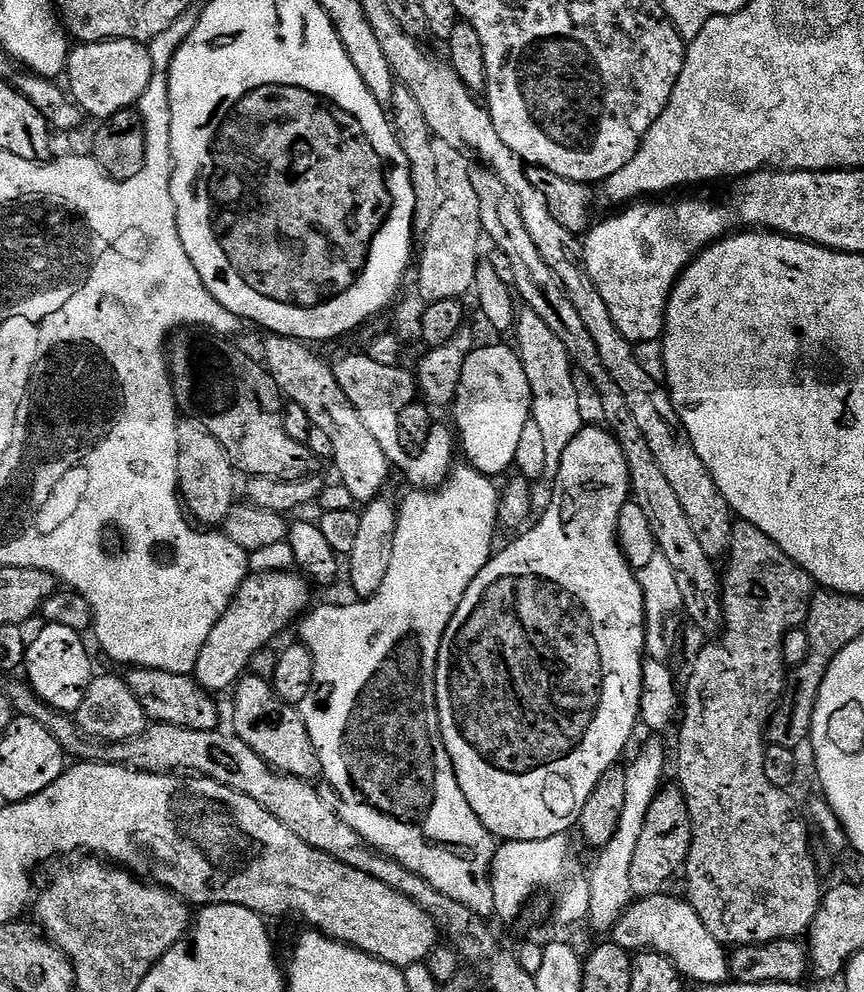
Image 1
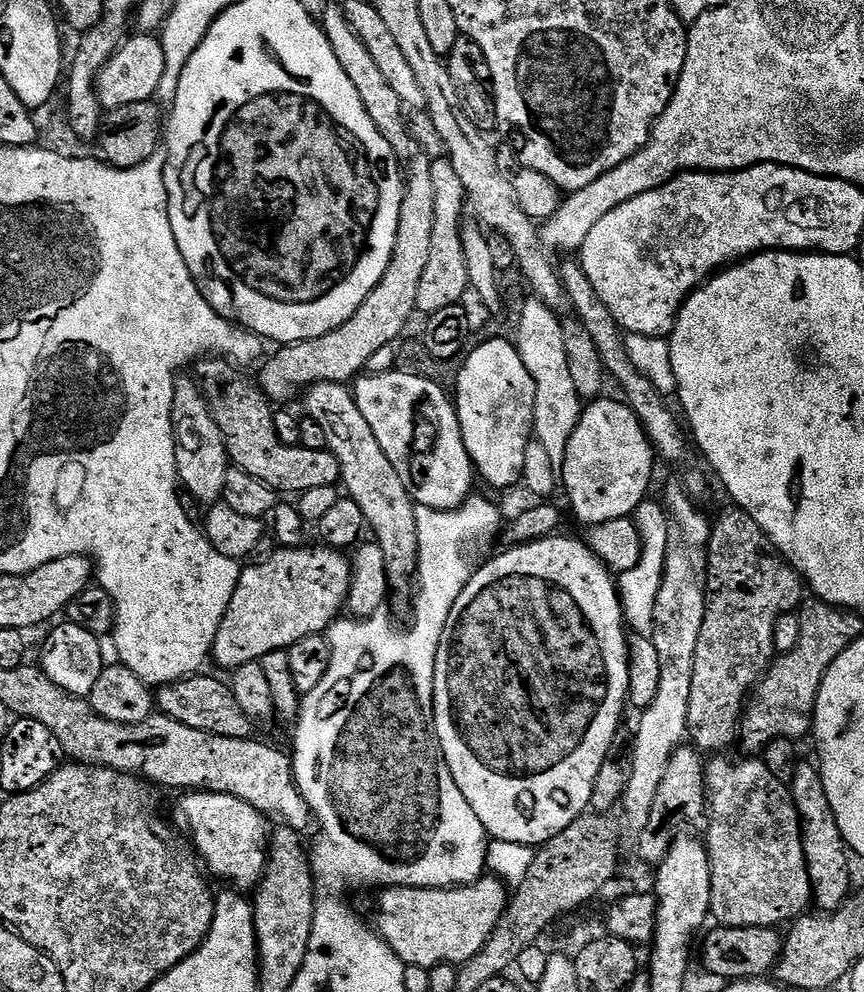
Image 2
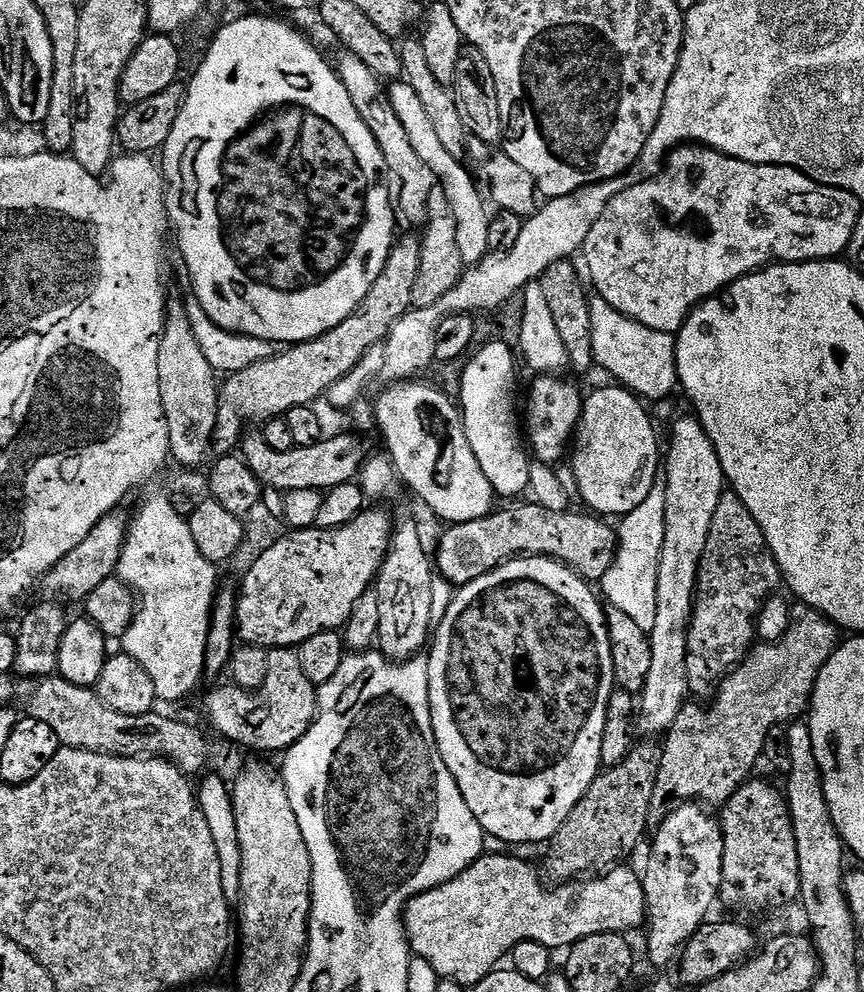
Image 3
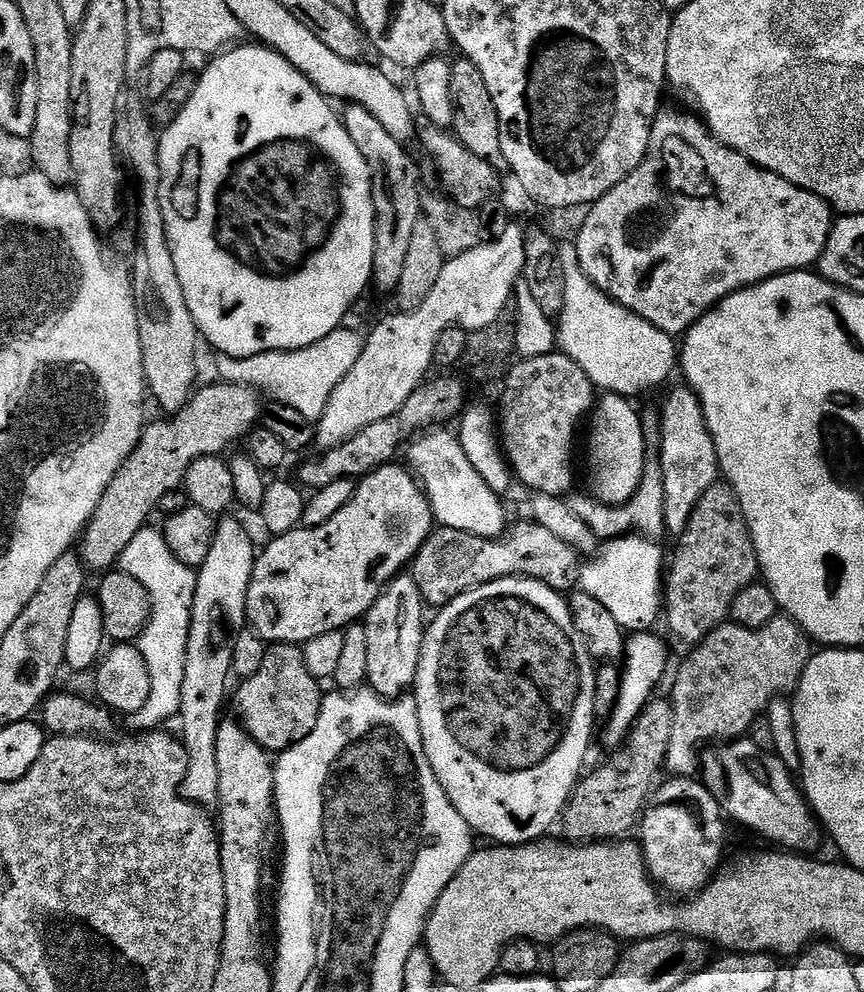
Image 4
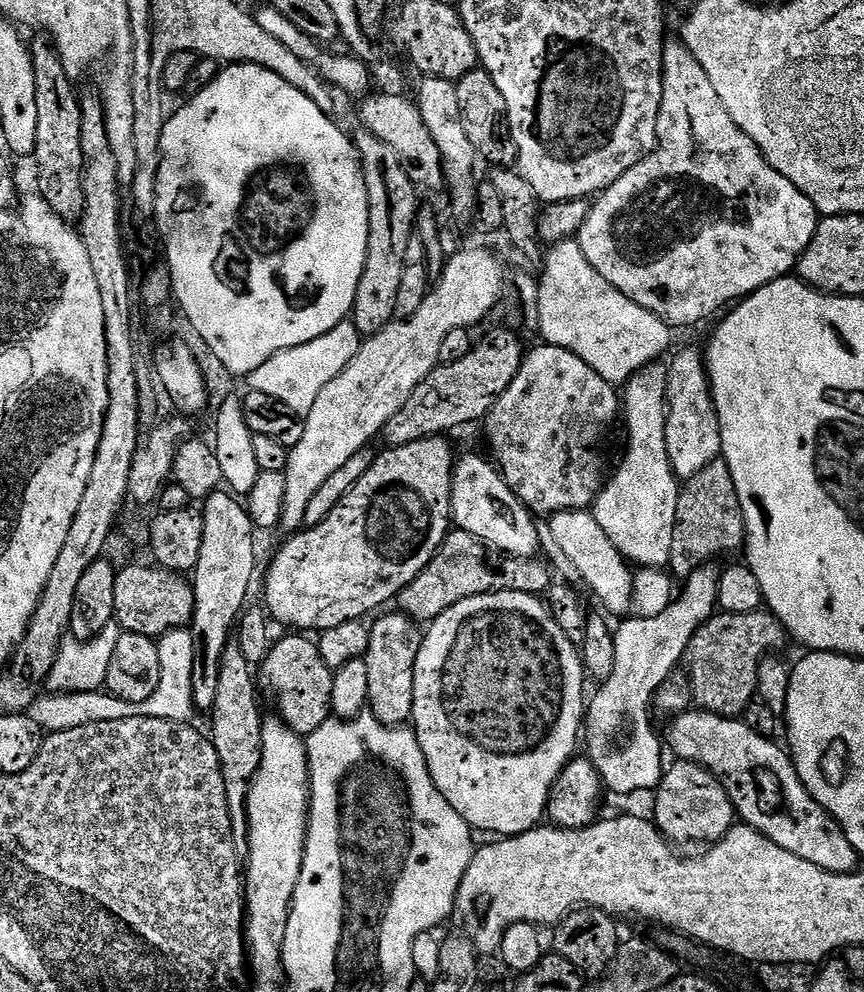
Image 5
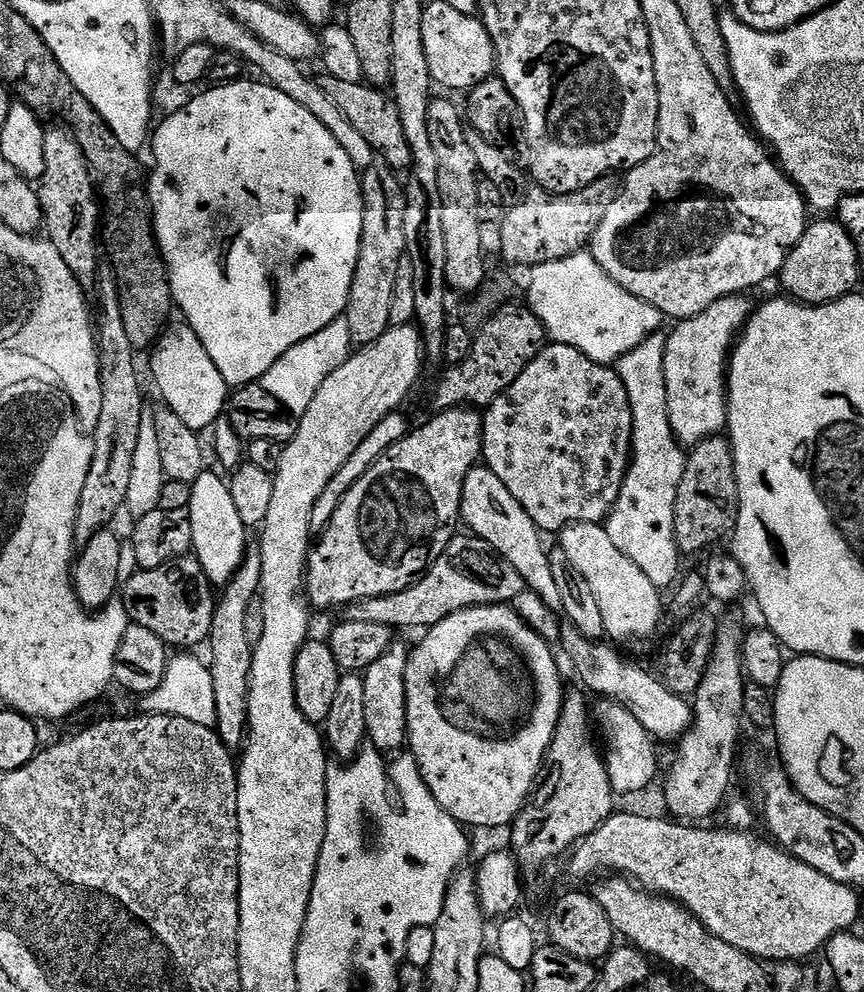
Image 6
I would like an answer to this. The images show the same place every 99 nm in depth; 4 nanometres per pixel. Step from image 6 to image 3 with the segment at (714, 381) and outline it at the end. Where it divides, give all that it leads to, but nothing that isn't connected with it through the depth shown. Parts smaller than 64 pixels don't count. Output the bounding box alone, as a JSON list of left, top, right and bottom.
[638,414,726,738]

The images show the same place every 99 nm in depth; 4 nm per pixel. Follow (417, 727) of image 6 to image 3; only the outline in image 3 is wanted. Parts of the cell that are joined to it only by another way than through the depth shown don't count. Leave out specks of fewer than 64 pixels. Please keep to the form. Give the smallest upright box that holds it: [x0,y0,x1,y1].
[426,556,617,845]

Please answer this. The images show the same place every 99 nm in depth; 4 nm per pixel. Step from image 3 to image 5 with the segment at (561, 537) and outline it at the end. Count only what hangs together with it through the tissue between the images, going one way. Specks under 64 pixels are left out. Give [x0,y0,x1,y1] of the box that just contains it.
[398,530,553,622]

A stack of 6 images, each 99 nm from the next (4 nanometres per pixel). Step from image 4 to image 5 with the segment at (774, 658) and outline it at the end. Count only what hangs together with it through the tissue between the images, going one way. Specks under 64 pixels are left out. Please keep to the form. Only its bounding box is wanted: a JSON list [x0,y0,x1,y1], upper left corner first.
[686,610,786,717]

